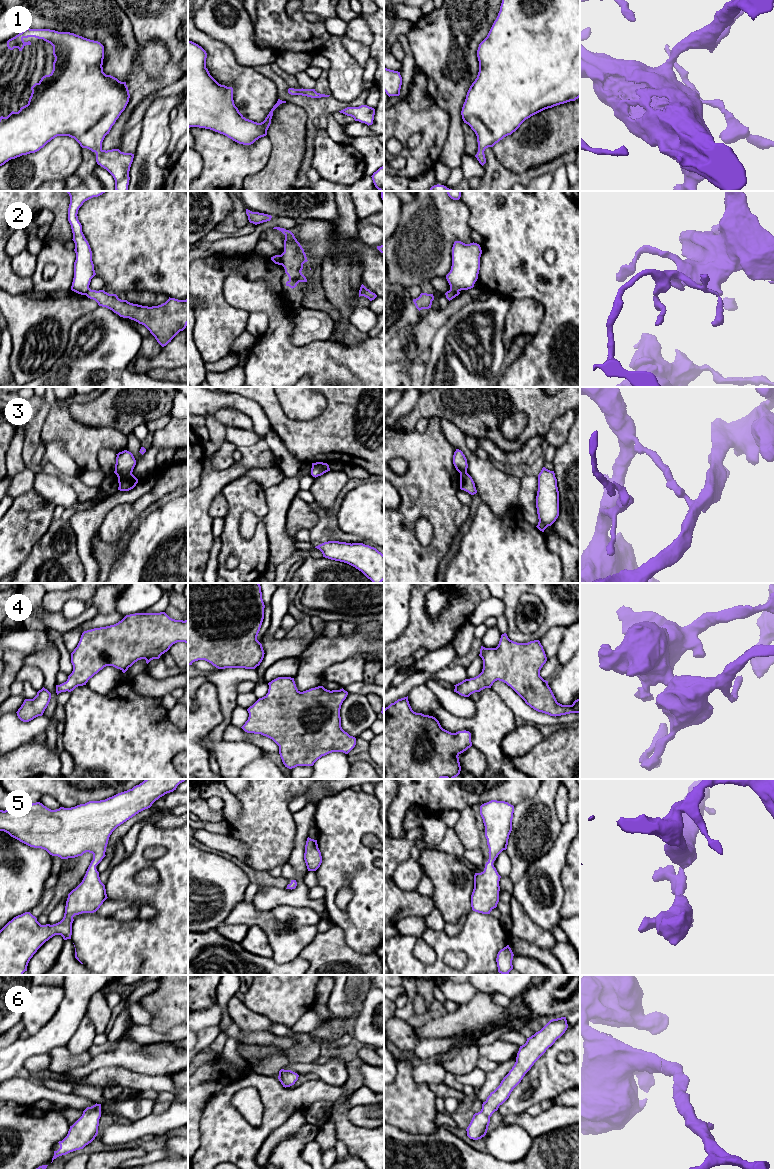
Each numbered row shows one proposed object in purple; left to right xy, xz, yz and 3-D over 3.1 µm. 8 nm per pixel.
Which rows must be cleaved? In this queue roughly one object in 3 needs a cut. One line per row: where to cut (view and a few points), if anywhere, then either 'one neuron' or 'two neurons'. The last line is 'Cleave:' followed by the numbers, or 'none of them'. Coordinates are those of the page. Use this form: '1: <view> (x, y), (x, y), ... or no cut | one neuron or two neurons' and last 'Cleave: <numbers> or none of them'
1: no cut | one neuron
2: xz (280, 255), (282, 264) | two neurons
3: xy (131, 473), (118, 478) | two neurons
4: no cut | one neuron
5: no cut | one neuron
6: no cut | one neuron
Cleave: 2, 3

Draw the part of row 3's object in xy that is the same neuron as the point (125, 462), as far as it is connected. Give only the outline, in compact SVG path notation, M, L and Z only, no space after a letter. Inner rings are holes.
M124 450L116 455L117 457L114 473L117 475L117 477L119 478L132 474L136 465L136 460L133 454L127 450Z

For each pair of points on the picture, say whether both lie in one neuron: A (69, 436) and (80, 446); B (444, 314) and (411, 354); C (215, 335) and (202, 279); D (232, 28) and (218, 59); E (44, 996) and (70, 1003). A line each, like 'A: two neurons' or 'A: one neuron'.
A: one neuron
B: one neuron
C: one neuron
D: two neurons
E: two neurons

